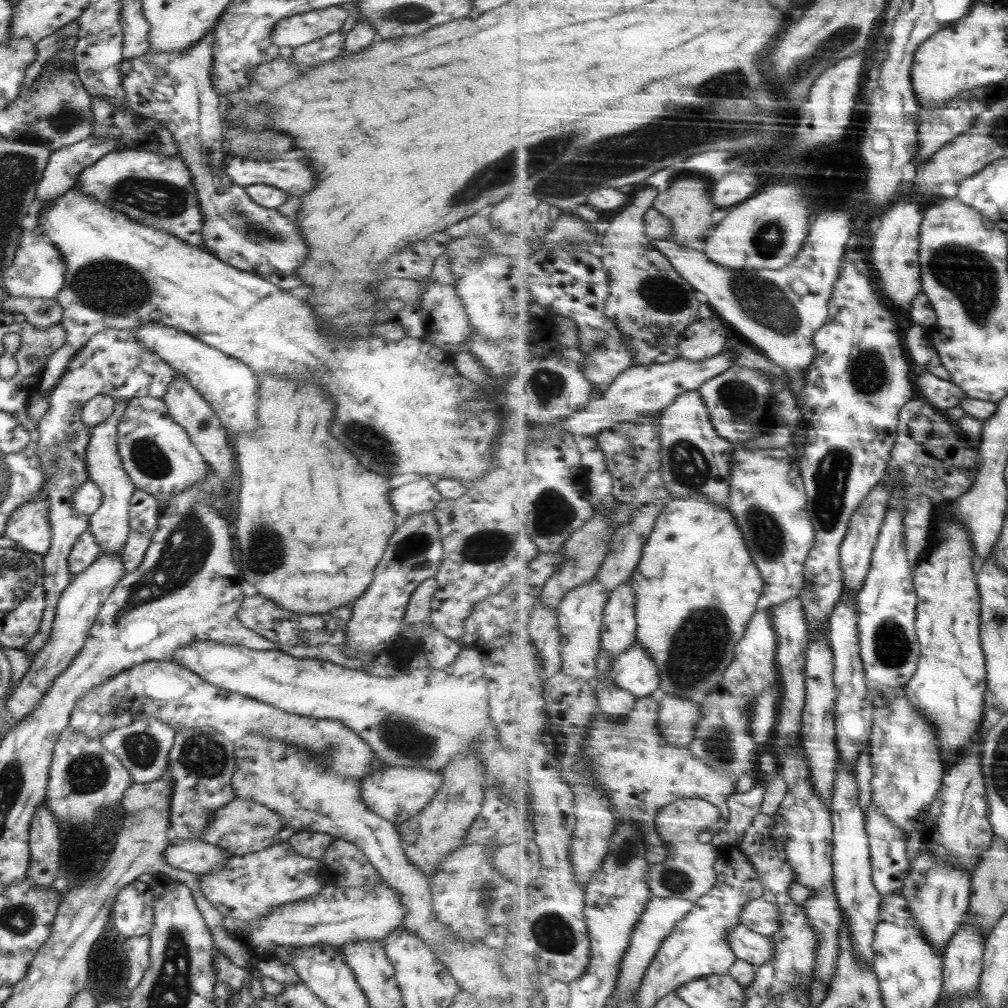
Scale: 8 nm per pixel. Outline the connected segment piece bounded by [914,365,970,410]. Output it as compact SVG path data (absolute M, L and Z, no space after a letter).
M915 365L918 372L919 397L927 398L940 410L960 407L969 394L954 381L942 378L930 370Z

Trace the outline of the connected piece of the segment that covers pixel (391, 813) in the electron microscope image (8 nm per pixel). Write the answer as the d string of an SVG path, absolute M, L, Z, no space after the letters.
M409 767L382 768L380 772L362 778L360 796L372 812L395 825L402 824L417 815L437 795L443 781L441 772Z

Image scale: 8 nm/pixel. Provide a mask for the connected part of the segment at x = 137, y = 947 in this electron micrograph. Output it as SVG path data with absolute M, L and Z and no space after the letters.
M146 935L126 939L124 952L126 952L126 958L128 958L128 966L130 966L130 978L126 980L126 994L124 994L127 999L150 966L149 948L150 941Z

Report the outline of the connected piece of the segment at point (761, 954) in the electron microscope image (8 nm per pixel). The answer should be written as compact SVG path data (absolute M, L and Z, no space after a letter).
M740 923L729 934L729 944L732 944L738 958L748 960L756 965L768 963L777 955L776 940L756 932Z

